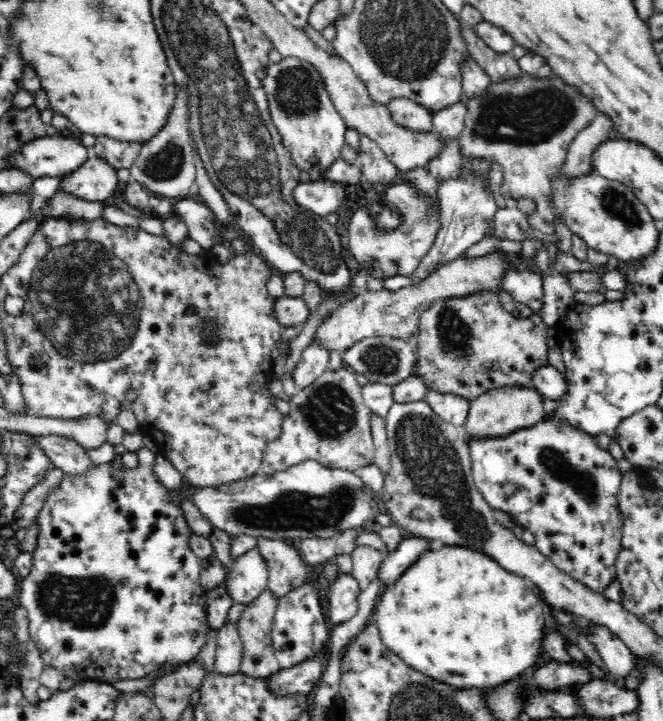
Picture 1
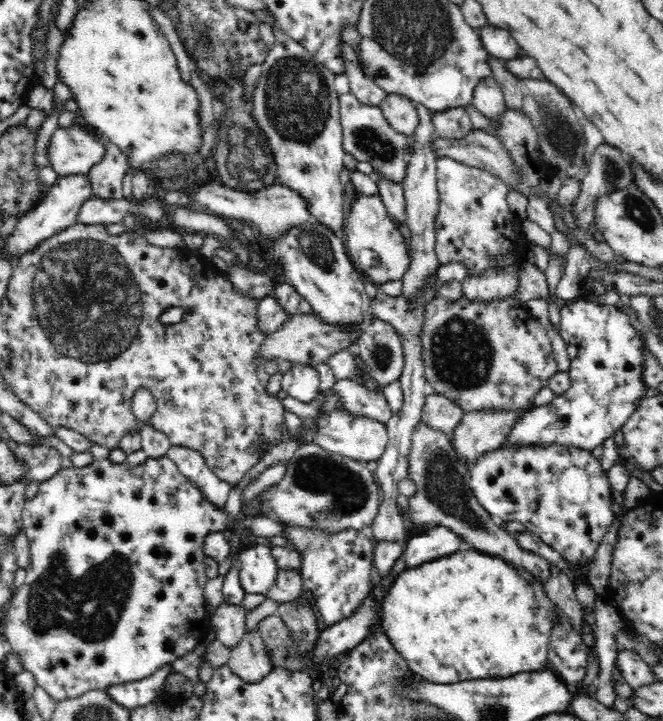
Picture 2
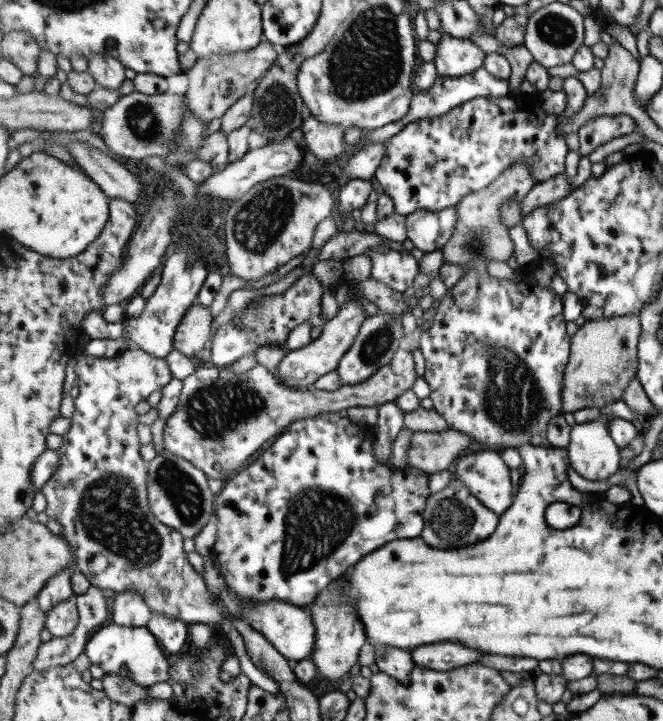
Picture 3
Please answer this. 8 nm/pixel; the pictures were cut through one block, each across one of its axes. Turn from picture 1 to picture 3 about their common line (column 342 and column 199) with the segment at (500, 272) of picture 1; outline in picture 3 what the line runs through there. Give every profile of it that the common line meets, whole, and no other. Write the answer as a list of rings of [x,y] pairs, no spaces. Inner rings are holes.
[[[197,302],[187,311],[178,326],[174,348],[190,357],[197,355],[211,342],[211,326],[213,326],[211,310]]]

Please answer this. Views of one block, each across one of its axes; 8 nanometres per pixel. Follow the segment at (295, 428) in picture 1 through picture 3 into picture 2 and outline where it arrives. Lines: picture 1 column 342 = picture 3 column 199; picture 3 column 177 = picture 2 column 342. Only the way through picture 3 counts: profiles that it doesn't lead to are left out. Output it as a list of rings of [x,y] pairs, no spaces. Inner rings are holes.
[[[334,395],[328,397],[323,406],[324,412],[313,419],[313,422],[319,428],[313,442],[330,452],[335,452],[354,460],[362,460],[364,463],[370,460],[378,460],[384,454],[389,441],[385,423],[383,425],[382,422],[377,420],[356,416],[350,411],[342,409],[336,402],[338,402],[338,399]]]

